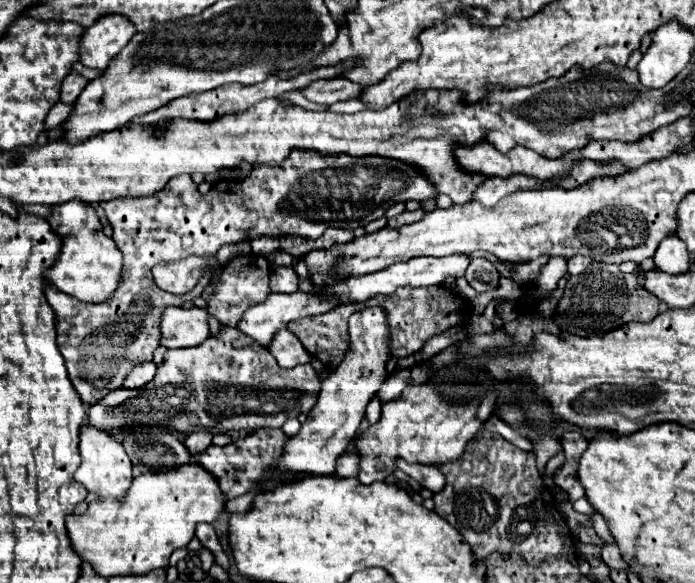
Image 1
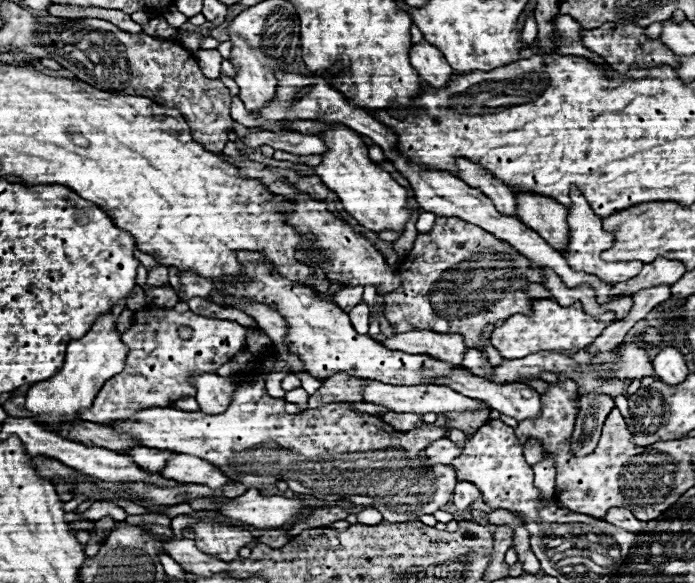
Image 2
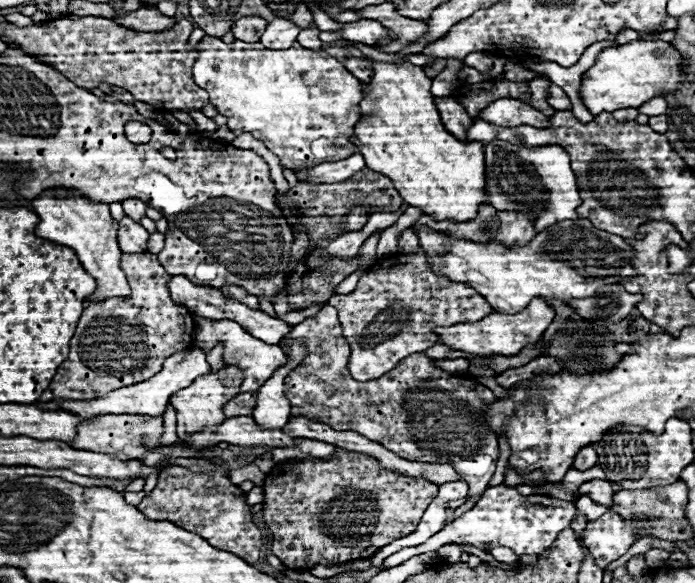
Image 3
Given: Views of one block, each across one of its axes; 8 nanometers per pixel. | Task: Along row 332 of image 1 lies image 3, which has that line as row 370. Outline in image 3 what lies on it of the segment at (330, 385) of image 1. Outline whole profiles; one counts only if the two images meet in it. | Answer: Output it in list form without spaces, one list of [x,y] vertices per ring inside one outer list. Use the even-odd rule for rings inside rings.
[[[422,250],[416,254],[400,254],[390,260],[386,268],[368,270],[360,276],[360,282],[354,292],[350,294],[334,294],[328,304],[332,304],[338,310],[338,318],[342,324],[342,336],[350,344],[350,360],[348,370],[358,382],[376,380],[382,374],[386,374],[390,368],[394,368],[400,360],[414,352],[424,352],[430,346],[438,344],[436,336],[432,336],[434,326],[452,326],[460,322],[478,322],[484,316],[492,314],[492,306],[478,296],[468,284],[456,284],[452,280],[444,280],[436,276],[426,262],[426,256]]]

